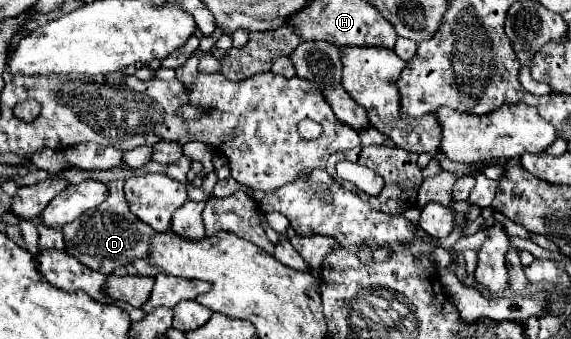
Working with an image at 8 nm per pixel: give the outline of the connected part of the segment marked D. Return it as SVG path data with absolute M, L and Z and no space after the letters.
M123 179L111 181L109 189L115 189L115 191L109 191L109 195L115 195L115 197L109 197L105 203L99 205L99 209L91 209L89 213L81 215L77 221L65 225L63 229L63 237L67 245L65 251L71 253L75 259L79 259L89 269L105 273L105 275L113 273L121 265L127 267L137 257L147 259L149 237L155 233L149 225L139 221L129 211L127 201L123 197Z

